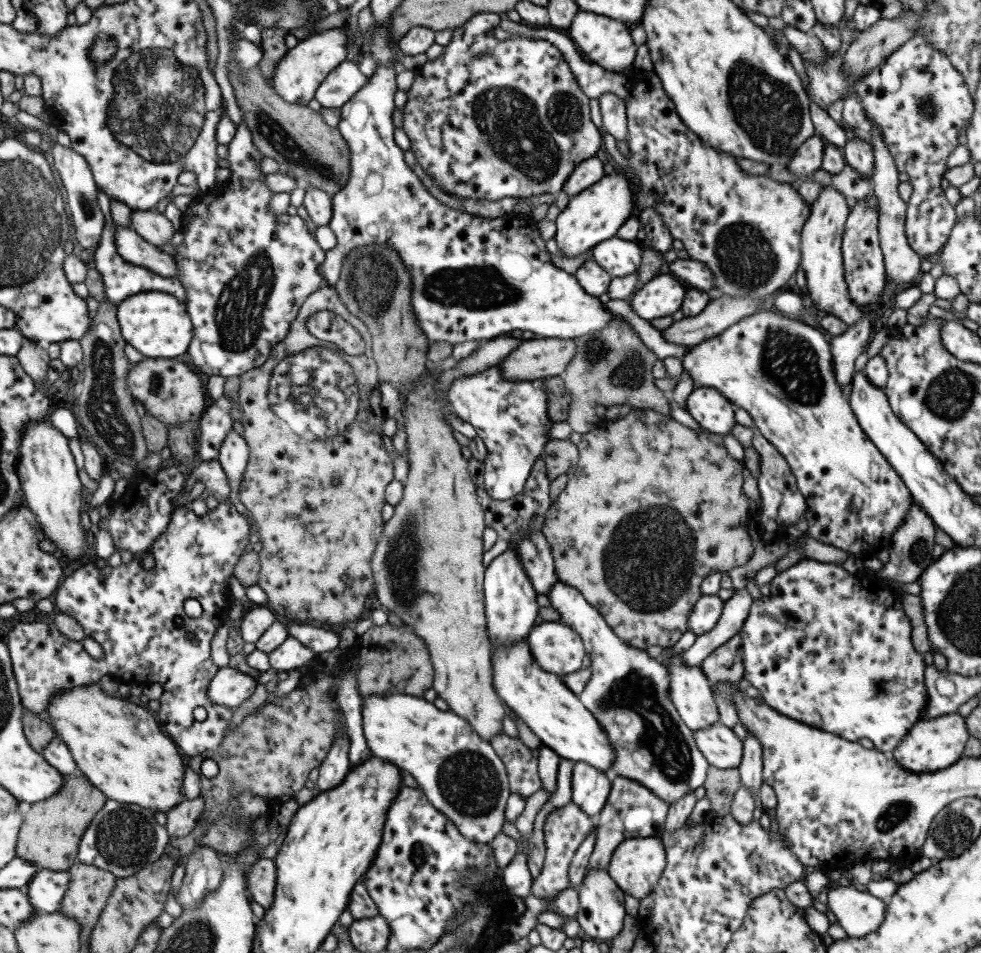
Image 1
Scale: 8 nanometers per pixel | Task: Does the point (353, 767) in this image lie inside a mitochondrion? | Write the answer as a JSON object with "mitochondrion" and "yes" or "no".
{"mitochondrion":"no"}

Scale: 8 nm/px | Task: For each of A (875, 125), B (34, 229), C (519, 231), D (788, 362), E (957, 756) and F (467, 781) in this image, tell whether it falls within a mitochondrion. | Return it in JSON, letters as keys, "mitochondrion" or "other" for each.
{"A":"other","B":"mitochondrion","C":"other","D":"mitochondrion","E":"other","F":"mitochondrion"}

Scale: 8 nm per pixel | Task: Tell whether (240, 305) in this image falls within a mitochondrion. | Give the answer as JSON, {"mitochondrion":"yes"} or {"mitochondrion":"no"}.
{"mitochondrion":"yes"}

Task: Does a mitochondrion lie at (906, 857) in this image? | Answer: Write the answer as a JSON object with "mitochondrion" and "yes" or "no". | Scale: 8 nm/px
{"mitochondrion":"no"}

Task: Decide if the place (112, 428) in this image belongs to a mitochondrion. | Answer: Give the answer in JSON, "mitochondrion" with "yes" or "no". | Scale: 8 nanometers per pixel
{"mitochondrion":"yes"}

